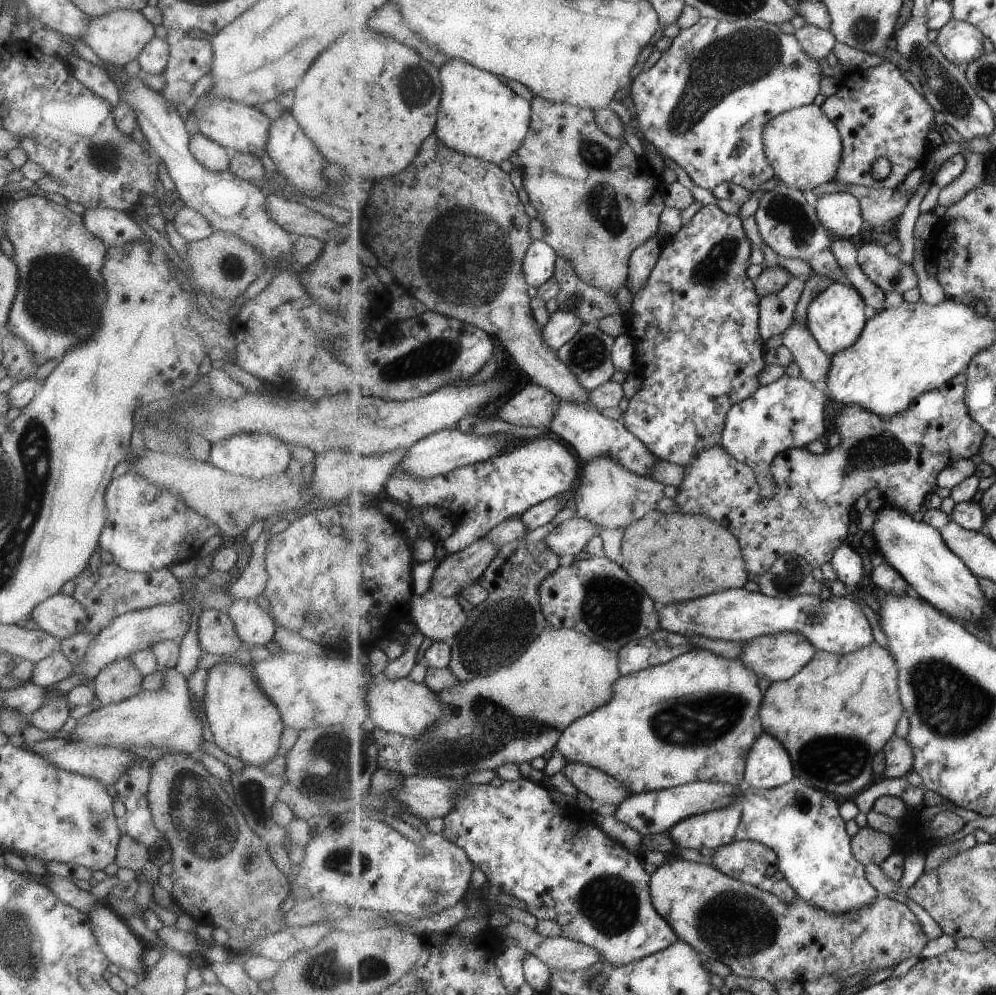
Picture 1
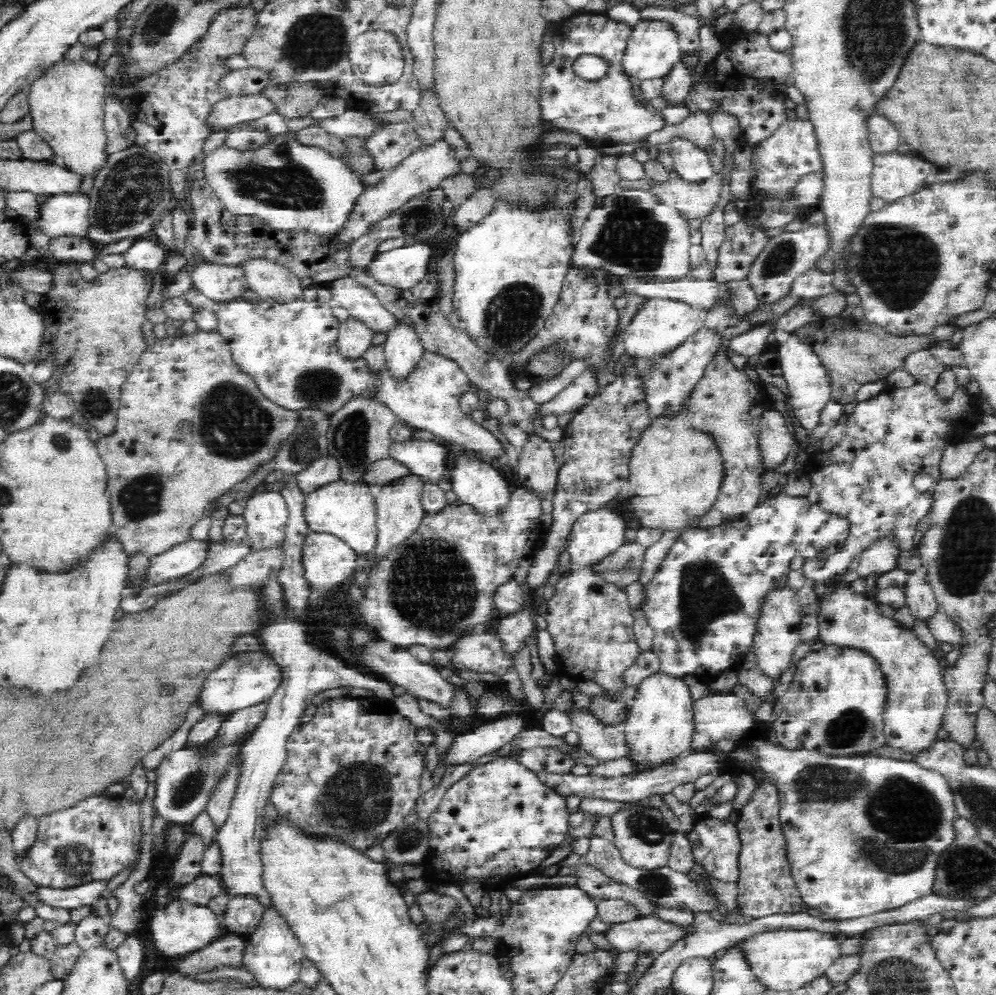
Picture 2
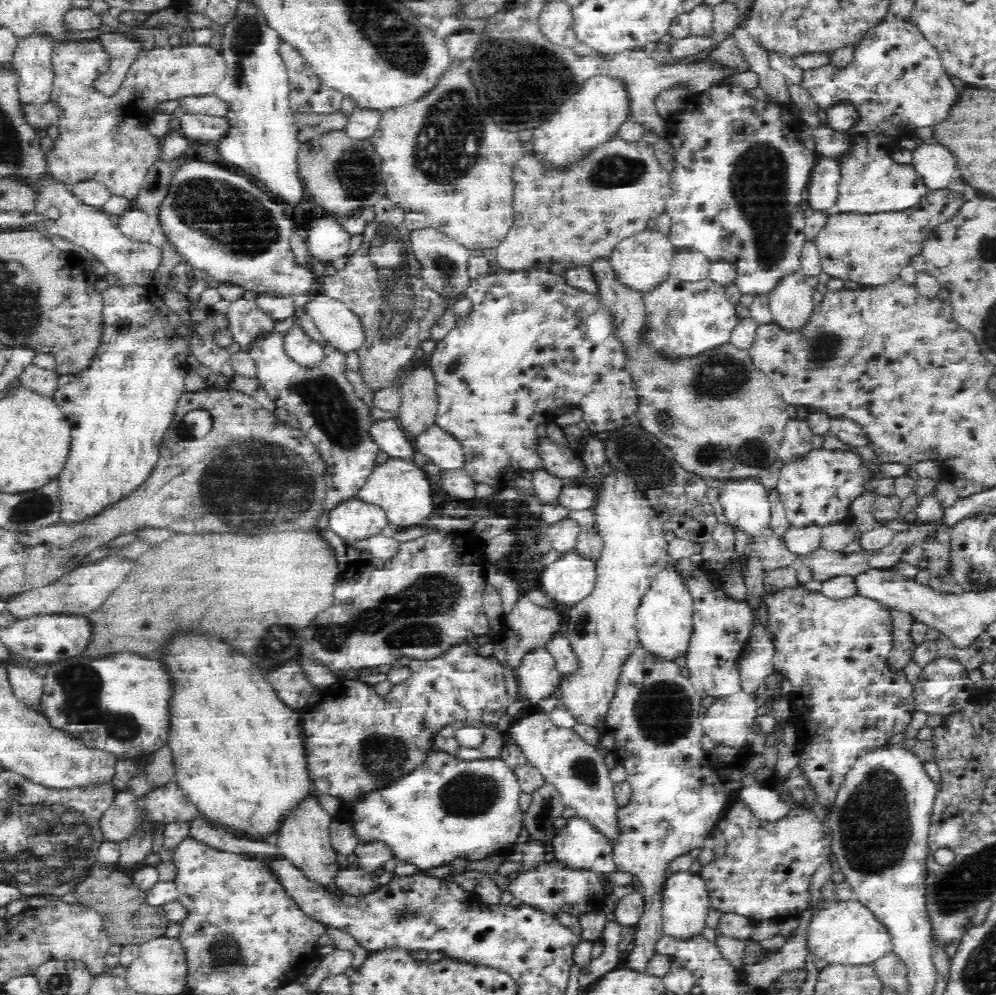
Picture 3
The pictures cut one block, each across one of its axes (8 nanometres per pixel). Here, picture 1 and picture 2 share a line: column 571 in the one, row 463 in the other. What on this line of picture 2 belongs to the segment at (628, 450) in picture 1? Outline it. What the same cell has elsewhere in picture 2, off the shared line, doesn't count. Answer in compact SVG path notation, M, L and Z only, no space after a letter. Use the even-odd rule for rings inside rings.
M390 440L388 456L408 467L410 473L417 474L425 483L438 484L447 473L448 449L434 440Z

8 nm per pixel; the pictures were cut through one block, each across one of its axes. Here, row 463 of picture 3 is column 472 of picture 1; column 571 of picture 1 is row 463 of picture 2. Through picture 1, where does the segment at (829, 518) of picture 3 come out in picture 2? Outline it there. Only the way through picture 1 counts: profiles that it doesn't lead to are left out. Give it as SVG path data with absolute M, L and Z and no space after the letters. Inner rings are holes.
M916 383L910 388L887 387L876 396L857 401L852 414L847 417L847 429L842 440L832 450L818 450L810 454L805 470L810 490L806 499L812 504L820 505L822 510L837 514L850 523L850 536L842 550L825 559L806 559L800 568L807 581L833 584L842 580L844 574L857 570L861 554L870 546L871 542L880 536L886 536L890 528L895 528L895 541L901 551L910 551L914 545L914 533L921 518L930 512L933 504L932 491L919 492L912 485L914 476L926 473L937 483L941 479L939 464L942 450L946 448L946 422L948 420L964 420L970 418L975 421L979 416L979 401L970 396L965 388L955 388L947 403L937 396L936 388Z

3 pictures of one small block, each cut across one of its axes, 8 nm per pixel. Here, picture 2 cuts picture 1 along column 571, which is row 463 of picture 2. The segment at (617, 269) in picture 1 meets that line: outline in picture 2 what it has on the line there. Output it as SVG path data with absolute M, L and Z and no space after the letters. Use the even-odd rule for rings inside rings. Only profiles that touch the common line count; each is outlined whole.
M197 330L191 335L182 334L158 339L153 346L148 347L140 355L138 362L123 382L120 406L118 406L116 424L112 434L99 436L96 440L96 446L100 458L104 461L107 474L106 492L111 506L112 528L126 554L130 556L140 554L150 558L190 539L190 528L204 517L206 505L228 492L232 486L242 482L244 478L248 478L264 461L270 460L276 454L278 446L294 432L296 426L298 426L298 412L278 406L260 393L254 377L240 370L231 355L229 344L217 330L210 332Z

